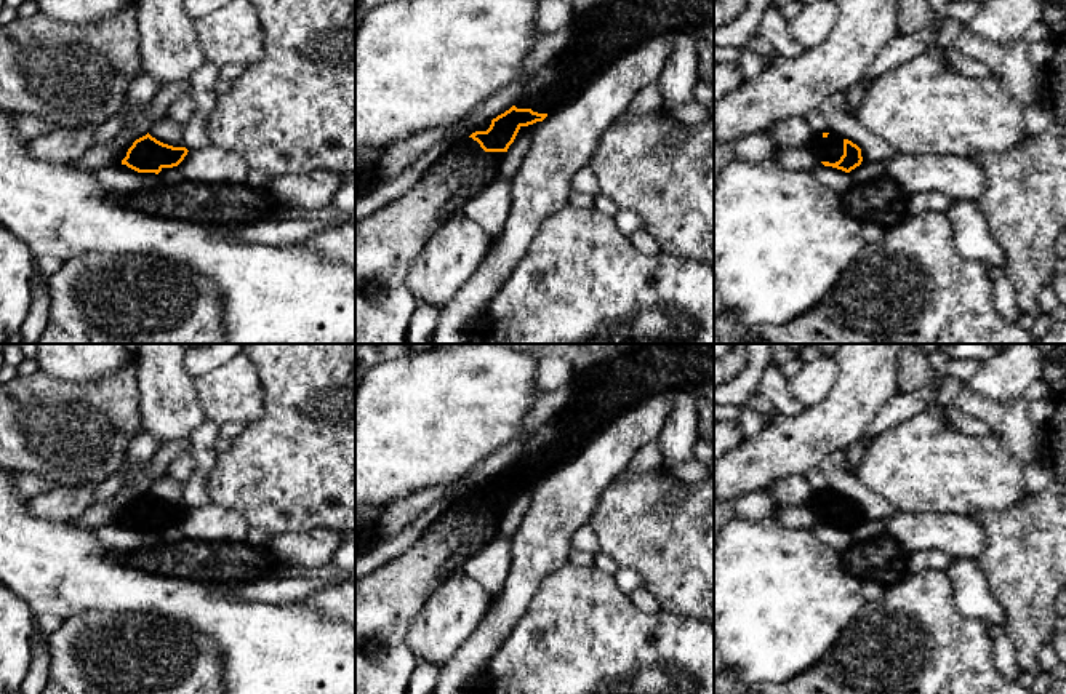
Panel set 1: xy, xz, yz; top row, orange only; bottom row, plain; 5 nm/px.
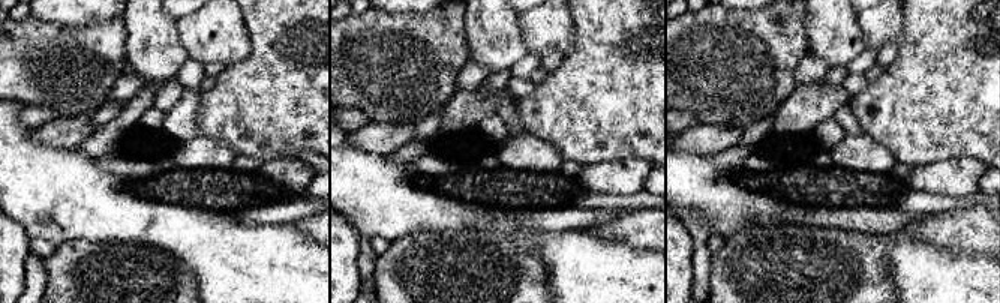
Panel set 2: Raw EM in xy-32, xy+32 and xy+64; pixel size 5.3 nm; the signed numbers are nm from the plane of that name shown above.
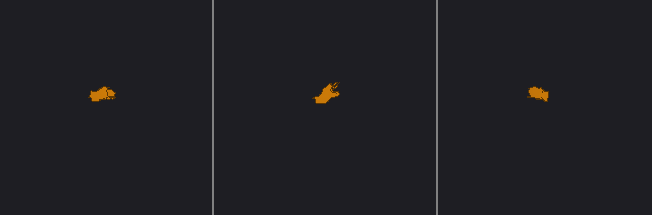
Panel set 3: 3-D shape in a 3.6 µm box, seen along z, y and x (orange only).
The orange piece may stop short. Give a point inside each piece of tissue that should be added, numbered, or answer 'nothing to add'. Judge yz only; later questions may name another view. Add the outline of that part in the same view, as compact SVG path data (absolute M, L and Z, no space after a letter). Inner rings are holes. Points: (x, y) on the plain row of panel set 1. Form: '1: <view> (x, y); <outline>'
1: yz (829, 507); M829 491L826 496L816 493L808 505L816 512L821 520L836 521L844 513L844 497Z

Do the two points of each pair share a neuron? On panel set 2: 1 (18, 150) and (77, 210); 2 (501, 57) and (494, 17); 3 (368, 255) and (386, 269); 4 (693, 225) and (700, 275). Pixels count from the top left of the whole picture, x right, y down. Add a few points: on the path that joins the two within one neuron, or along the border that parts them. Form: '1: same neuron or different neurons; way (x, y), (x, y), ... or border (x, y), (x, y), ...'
1: same neuron; way (32, 165), (62, 195)
2: same neuron; way (498, 47), (494, 27)
3: different neurons; border (377, 257), (374, 284)
4: same neuron; way (700, 237), (700, 263)

